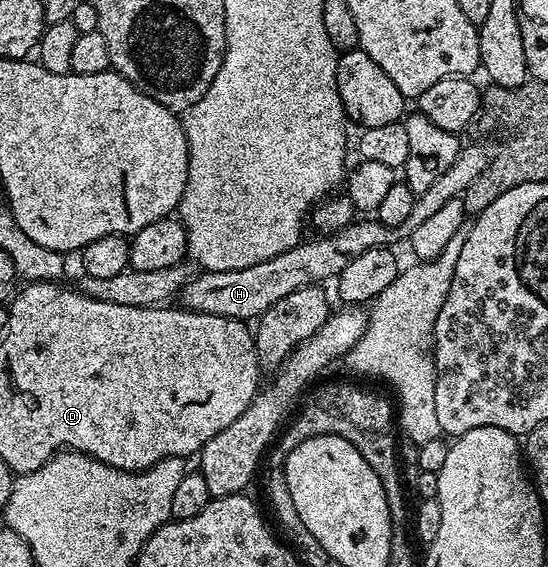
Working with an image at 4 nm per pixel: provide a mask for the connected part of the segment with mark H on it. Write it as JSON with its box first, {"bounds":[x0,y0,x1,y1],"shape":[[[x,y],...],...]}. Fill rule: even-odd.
{"bounds":[178,143,490,322],"shape":[[[465,143],[461,147],[450,170],[434,181],[430,190],[419,193],[414,202],[414,210],[402,222],[402,226],[386,226],[382,221],[375,218],[356,218],[352,223],[337,232],[320,234],[317,240],[305,239],[294,245],[290,250],[270,258],[266,262],[258,262],[254,266],[246,266],[242,270],[226,270],[225,272],[201,271],[200,277],[189,279],[188,283],[178,293],[178,304],[181,308],[187,308],[190,312],[202,314],[214,314],[222,318],[234,318],[252,322],[259,318],[263,312],[270,310],[286,294],[294,294],[299,288],[310,288],[323,285],[323,280],[335,281],[358,258],[358,254],[366,254],[371,248],[387,248],[396,246],[399,240],[411,241],[414,230],[422,226],[441,206],[446,202],[459,200],[464,191],[486,170],[490,159],[489,149],[484,149],[480,144]]]}

